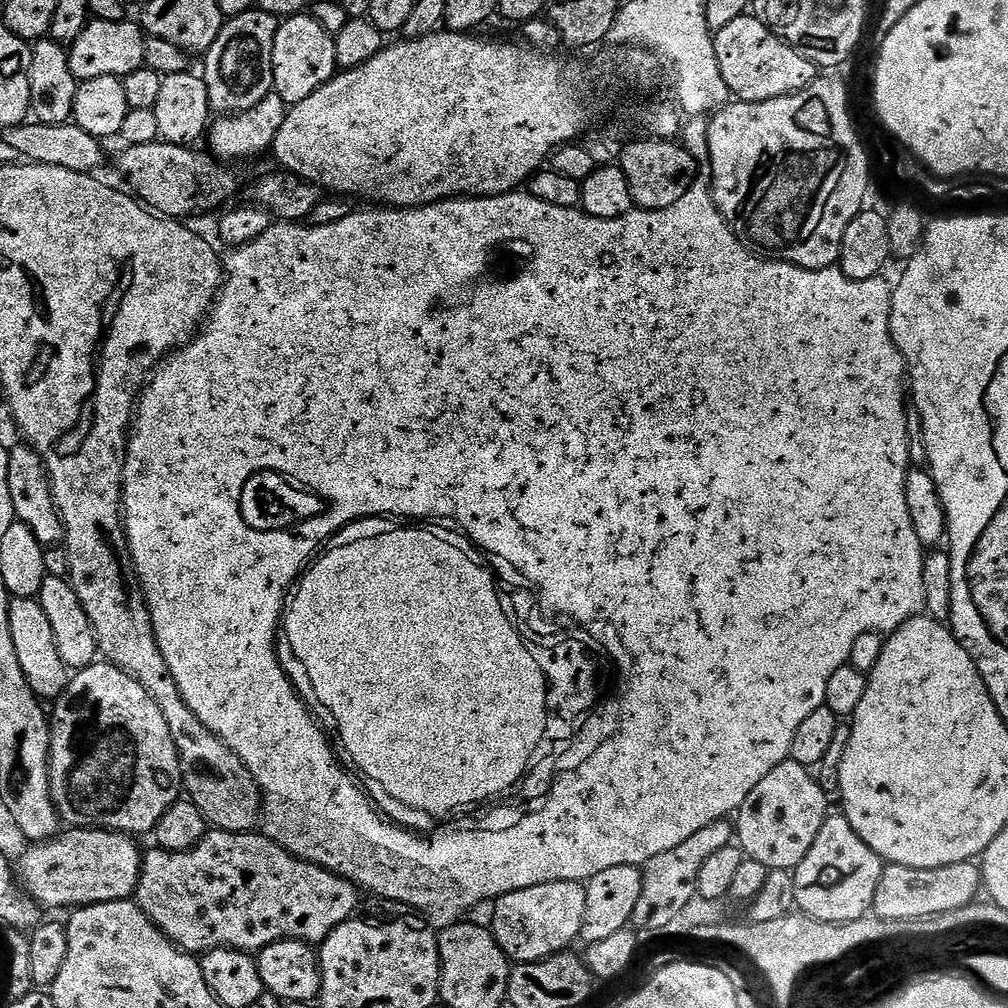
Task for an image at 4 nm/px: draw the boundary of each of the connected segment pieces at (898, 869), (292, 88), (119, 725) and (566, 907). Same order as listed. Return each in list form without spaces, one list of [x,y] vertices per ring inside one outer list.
[[[958,862],[954,866],[935,868],[934,870],[910,870],[906,866],[890,864],[885,867],[882,878],[878,882],[878,890],[874,890],[872,912],[878,918],[886,918],[890,922],[907,924],[909,920],[928,920],[938,914],[946,914],[950,910],[962,910],[967,904],[977,903],[982,892],[980,869],[972,862]]]
[[[297,14],[280,20],[280,29],[274,38],[272,86],[275,95],[283,98],[285,105],[291,106],[302,102],[302,98],[310,98],[314,90],[330,82],[336,75],[338,69],[334,58],[335,41],[335,36],[328,33],[326,26],[322,26],[315,15]]]
[[[97,662],[89,666],[89,668],[79,669],[69,679],[68,688],[60,695],[59,700],[55,701],[54,707],[50,712],[50,727],[52,730],[52,741],[50,742],[50,754],[48,755],[48,777],[50,778],[50,795],[56,807],[56,811],[65,825],[73,828],[102,828],[110,832],[123,832],[125,834],[137,834],[136,832],[151,833],[155,829],[156,824],[162,818],[162,814],[166,814],[166,810],[170,810],[170,806],[175,804],[182,796],[182,777],[180,775],[180,755],[174,746],[174,738],[170,734],[170,726],[166,726],[166,718],[162,718],[162,710],[158,710],[158,702],[154,702],[154,698],[150,698],[150,694],[146,694],[146,690],[136,681],[133,676],[126,674],[122,669],[116,668],[113,664],[107,662]]]
[[[581,881],[546,882],[542,886],[530,886],[526,890],[514,890],[495,901],[490,931],[500,949],[516,964],[529,964],[544,960],[547,956],[557,956],[559,952],[571,949],[580,939],[582,914],[586,914],[586,887]]]

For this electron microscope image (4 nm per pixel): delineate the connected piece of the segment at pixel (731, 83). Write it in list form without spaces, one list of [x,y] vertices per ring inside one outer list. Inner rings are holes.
[[[754,14],[734,18],[730,26],[722,26],[715,33],[718,70],[726,78],[729,93],[737,101],[766,102],[779,96],[789,96],[809,88],[818,79],[814,62],[802,58],[785,40],[779,40]]]

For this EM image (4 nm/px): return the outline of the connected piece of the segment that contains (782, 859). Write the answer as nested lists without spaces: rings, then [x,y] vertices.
[[[786,759],[774,766],[774,770],[750,790],[750,798],[742,802],[734,820],[735,839],[747,859],[762,862],[769,870],[794,870],[802,858],[810,854],[810,846],[814,846],[814,838],[818,838],[818,830],[822,830],[822,822],[830,814],[828,800],[829,793],[822,790],[819,779],[809,769]]]

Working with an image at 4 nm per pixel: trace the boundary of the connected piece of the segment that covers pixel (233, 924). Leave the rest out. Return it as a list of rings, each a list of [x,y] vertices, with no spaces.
[[[219,830],[209,831],[196,845],[185,852],[167,852],[164,848],[153,847],[152,852],[145,851],[140,862],[140,877],[136,883],[134,899],[141,910],[147,914],[154,926],[164,932],[172,943],[177,944],[185,952],[193,954],[203,954],[212,952],[215,948],[237,948],[239,952],[258,954],[266,946],[270,946],[279,940],[305,940],[307,944],[319,946],[324,943],[334,929],[346,918],[350,918],[361,907],[361,889],[355,884],[351,884],[346,878],[334,874],[330,870],[320,868],[317,864],[311,864],[305,860],[300,860],[296,856],[291,856],[284,848],[280,848],[274,841],[269,840],[263,834],[250,832],[221,832]]]

